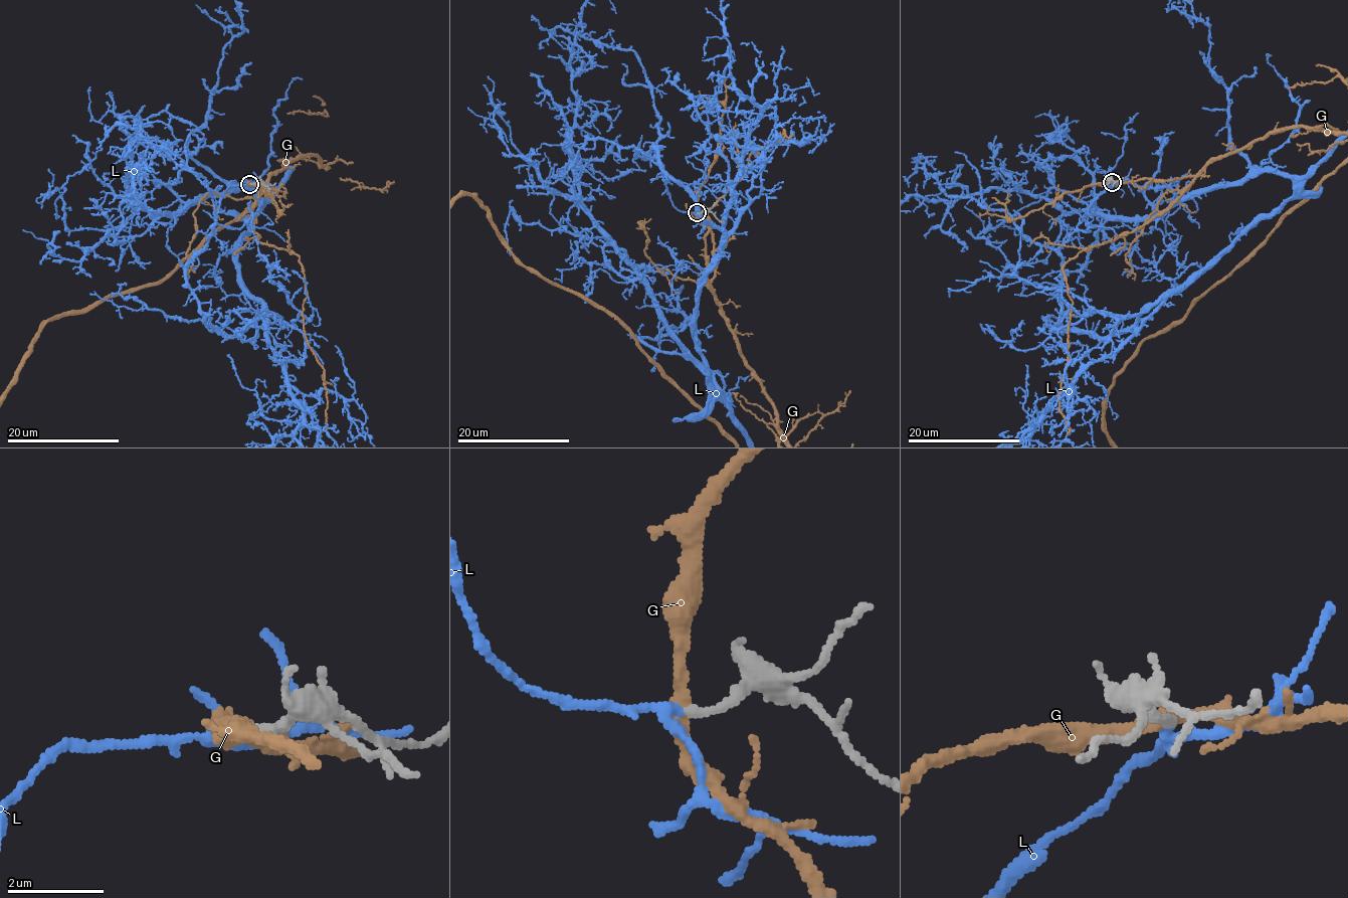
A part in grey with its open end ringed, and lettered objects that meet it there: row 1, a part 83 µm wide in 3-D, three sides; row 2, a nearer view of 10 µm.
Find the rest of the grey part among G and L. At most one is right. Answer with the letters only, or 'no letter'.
L

